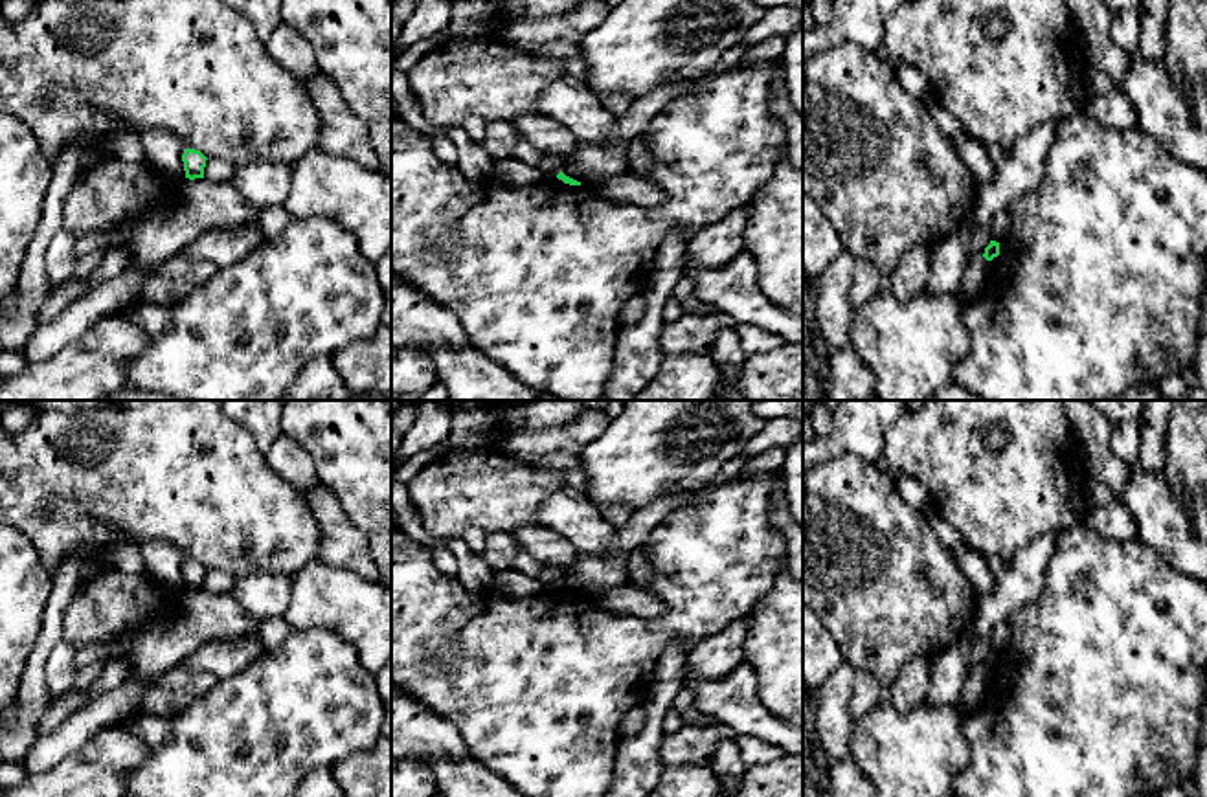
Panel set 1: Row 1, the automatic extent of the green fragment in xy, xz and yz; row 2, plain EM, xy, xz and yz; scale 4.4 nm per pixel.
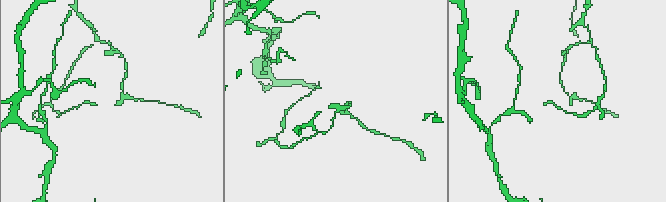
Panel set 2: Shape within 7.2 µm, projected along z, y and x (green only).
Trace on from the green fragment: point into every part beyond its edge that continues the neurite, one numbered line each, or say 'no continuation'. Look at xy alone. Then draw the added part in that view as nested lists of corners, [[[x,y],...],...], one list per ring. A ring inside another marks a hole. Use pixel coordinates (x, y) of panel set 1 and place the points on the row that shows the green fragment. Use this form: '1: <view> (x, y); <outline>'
no continuation

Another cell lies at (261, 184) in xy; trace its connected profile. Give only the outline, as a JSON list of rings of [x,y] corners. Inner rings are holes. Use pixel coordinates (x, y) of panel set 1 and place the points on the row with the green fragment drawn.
[[[290,163],[237,165],[230,184],[255,208],[283,204],[290,191]]]

